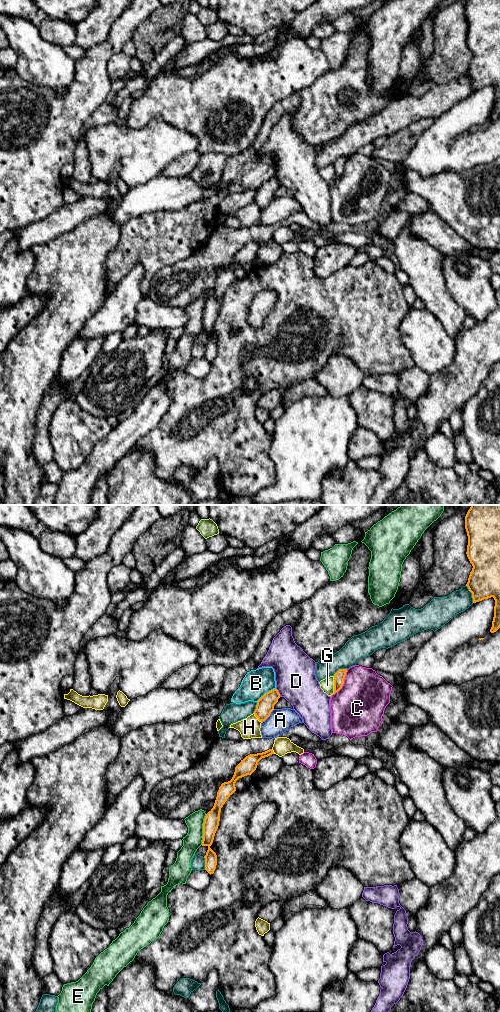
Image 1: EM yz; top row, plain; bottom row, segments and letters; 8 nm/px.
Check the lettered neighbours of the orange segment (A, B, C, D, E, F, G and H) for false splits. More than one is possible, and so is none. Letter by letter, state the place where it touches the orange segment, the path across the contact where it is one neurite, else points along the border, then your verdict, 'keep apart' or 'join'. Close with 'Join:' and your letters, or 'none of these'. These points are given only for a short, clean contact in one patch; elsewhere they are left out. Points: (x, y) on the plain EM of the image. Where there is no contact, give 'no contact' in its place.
A: contact yz (268, 204); keep apart
B: contact yz (265, 181); border yz (275, 176), (265, 180), (256, 189); keep apart
C: contact yz (343, 171); border yz (347, 157), (343, 173), (330, 184); keep apart
D: contact yz (278, 180); keep apart
E: contact yz (203, 317); keep apart
F: contact yz (472, 82); keep apart
G: contact yz (334, 174); keep apart
H: contact yz (257, 205); keep apart
Join: none of these

